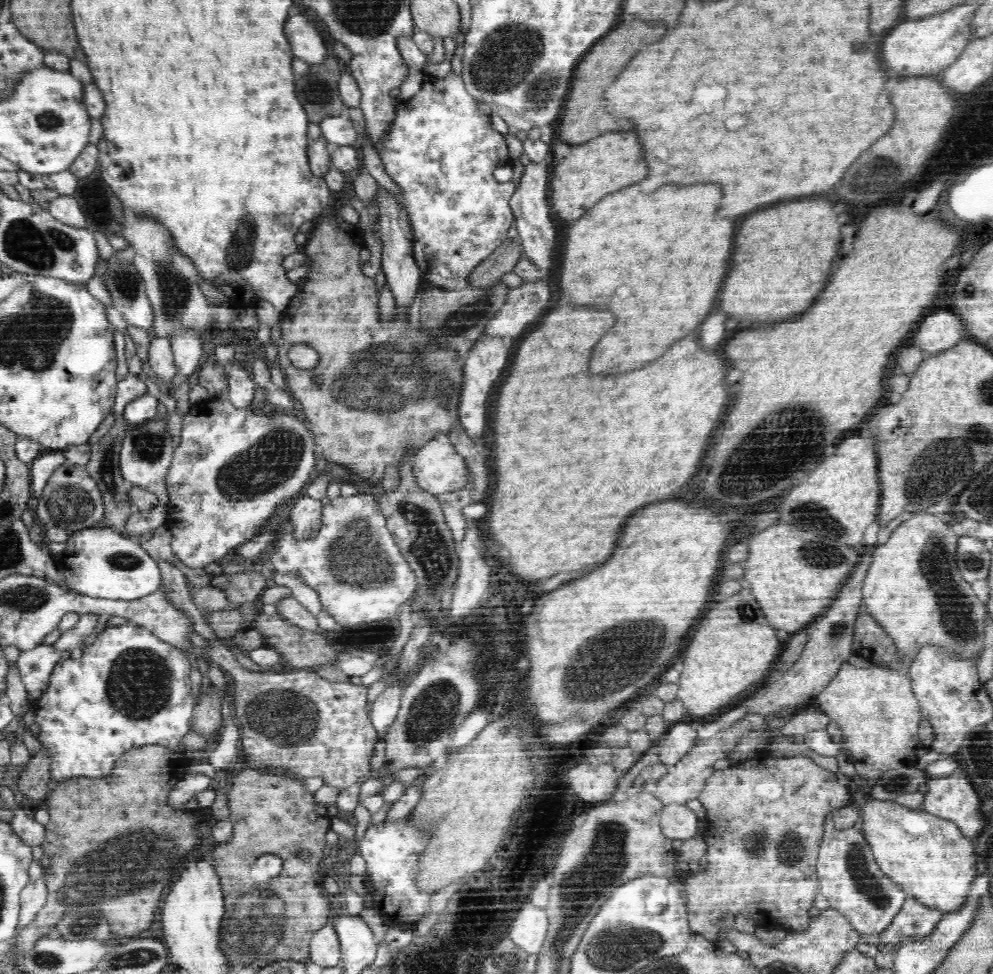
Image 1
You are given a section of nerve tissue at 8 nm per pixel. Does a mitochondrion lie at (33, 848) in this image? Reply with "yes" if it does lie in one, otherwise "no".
no

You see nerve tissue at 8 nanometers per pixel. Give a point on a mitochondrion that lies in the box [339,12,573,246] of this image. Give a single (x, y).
(509, 62)

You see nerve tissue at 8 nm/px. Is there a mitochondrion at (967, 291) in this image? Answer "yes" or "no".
no

